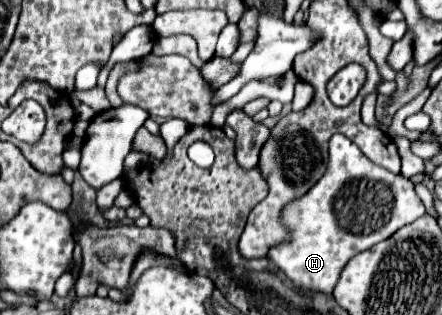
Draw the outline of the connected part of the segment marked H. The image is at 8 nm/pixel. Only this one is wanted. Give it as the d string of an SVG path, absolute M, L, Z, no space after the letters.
M334 134L330 140L330 162L326 174L306 196L288 204L282 214L284 224L290 228L292 242L272 248L268 258L300 290L330 294L344 264L352 256L386 240L396 230L424 214L426 208L408 178L376 166L354 142L342 134Z

